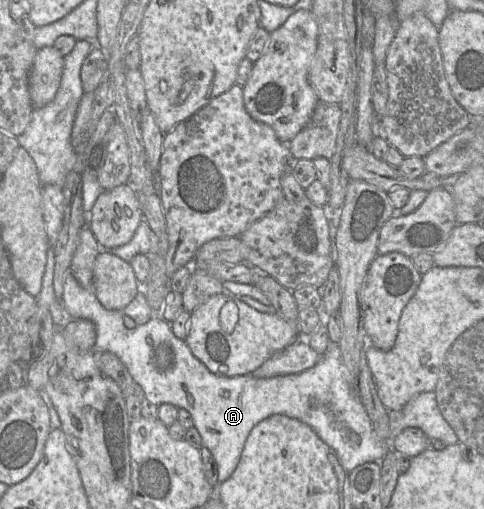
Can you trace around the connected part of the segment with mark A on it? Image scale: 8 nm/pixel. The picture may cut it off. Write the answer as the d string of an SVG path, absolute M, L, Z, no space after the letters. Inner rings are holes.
M70 270L64 274L62 304L70 318L89 319L94 323L94 355L104 352L115 354L135 383L140 385L149 402L157 406L169 403L191 414L202 445L212 453L217 463L219 484L235 471L252 428L275 414L298 419L310 426L335 452L348 473L366 462L380 462L392 450L394 438L407 427L420 428L430 440L442 440L447 446L459 441L441 414L434 391L415 395L399 411L388 411L391 445L379 440L356 389L354 376L343 362L339 344L330 341L329 337L327 350L319 361L300 373L270 378L256 378L251 374L227 377L210 372L191 353L185 341L173 334L171 324L159 315L135 329L127 329L123 323L123 310L104 308L94 291L83 288ZM352 435L360 437L357 447L351 446Z

